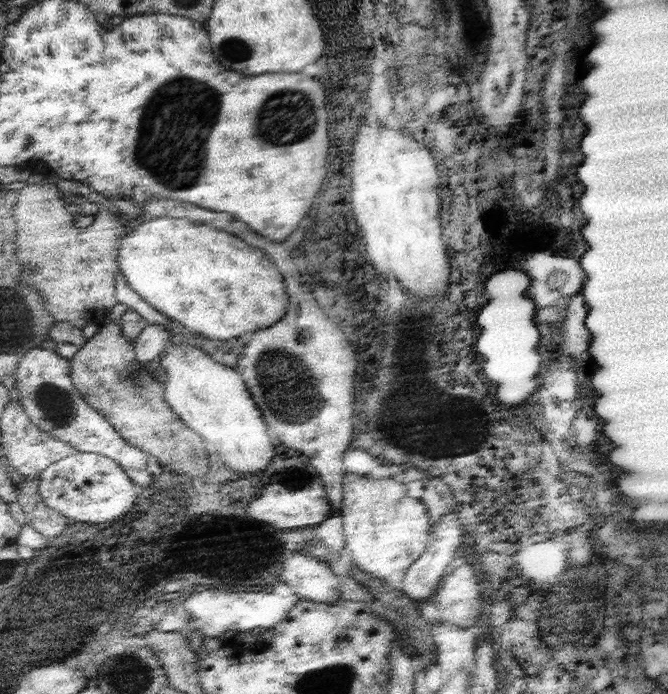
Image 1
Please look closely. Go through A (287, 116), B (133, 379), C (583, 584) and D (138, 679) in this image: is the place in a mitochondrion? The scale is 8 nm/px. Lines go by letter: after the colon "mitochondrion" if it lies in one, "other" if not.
A: mitochondrion
B: mitochondrion
C: mitochondrion
D: mitochondrion

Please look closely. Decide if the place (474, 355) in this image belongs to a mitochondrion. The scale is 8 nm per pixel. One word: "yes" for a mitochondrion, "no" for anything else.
no

